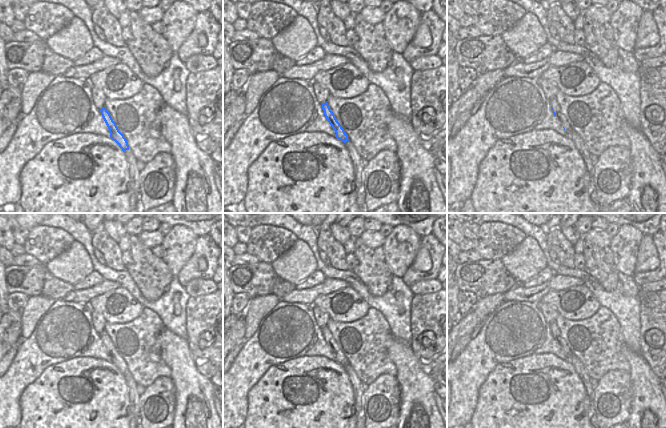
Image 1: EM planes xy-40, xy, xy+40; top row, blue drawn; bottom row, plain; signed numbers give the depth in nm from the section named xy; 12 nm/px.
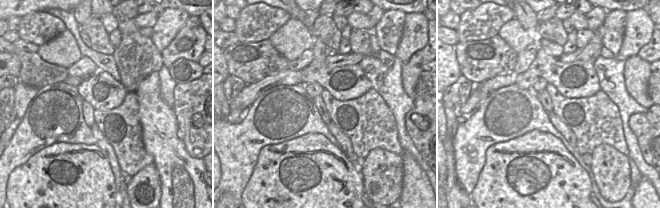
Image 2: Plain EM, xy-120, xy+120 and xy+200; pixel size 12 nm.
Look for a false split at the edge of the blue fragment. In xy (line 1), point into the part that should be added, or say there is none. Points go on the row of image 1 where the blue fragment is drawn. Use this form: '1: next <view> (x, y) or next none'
1: next none

